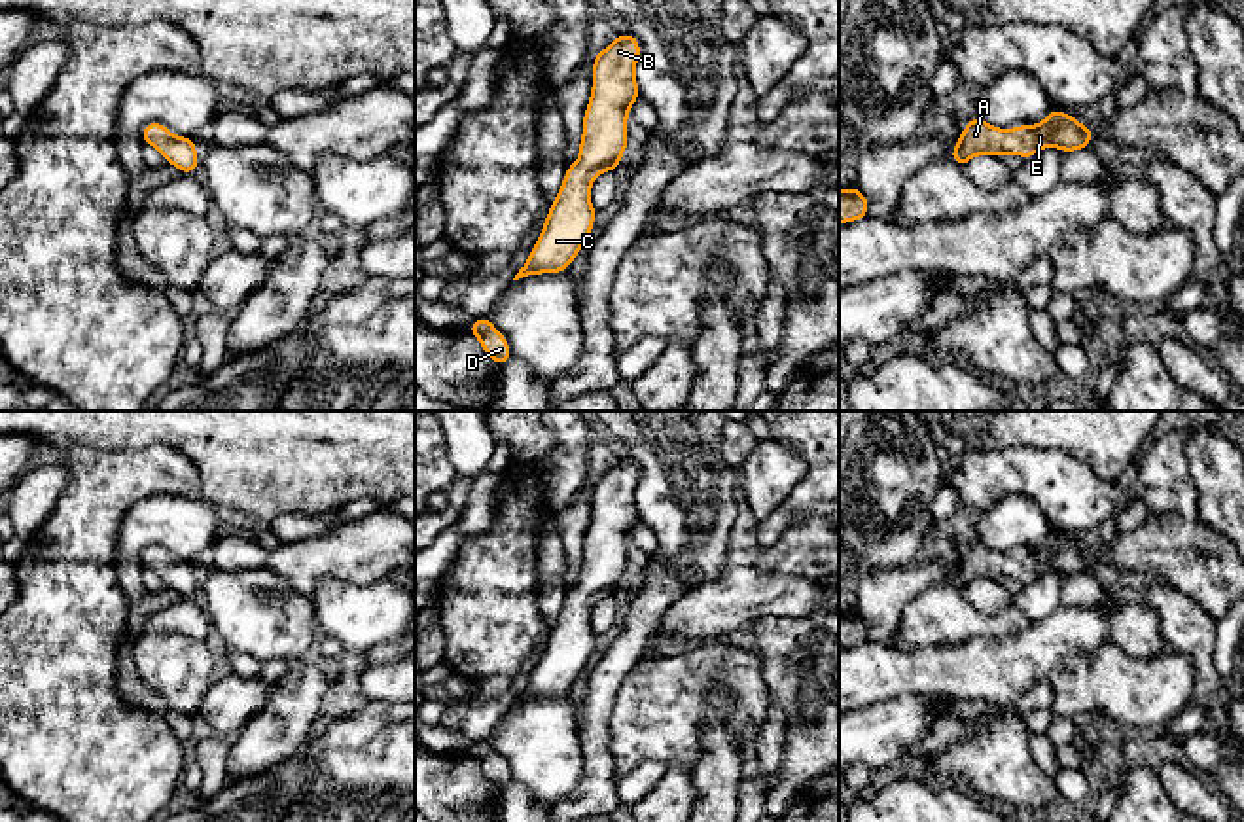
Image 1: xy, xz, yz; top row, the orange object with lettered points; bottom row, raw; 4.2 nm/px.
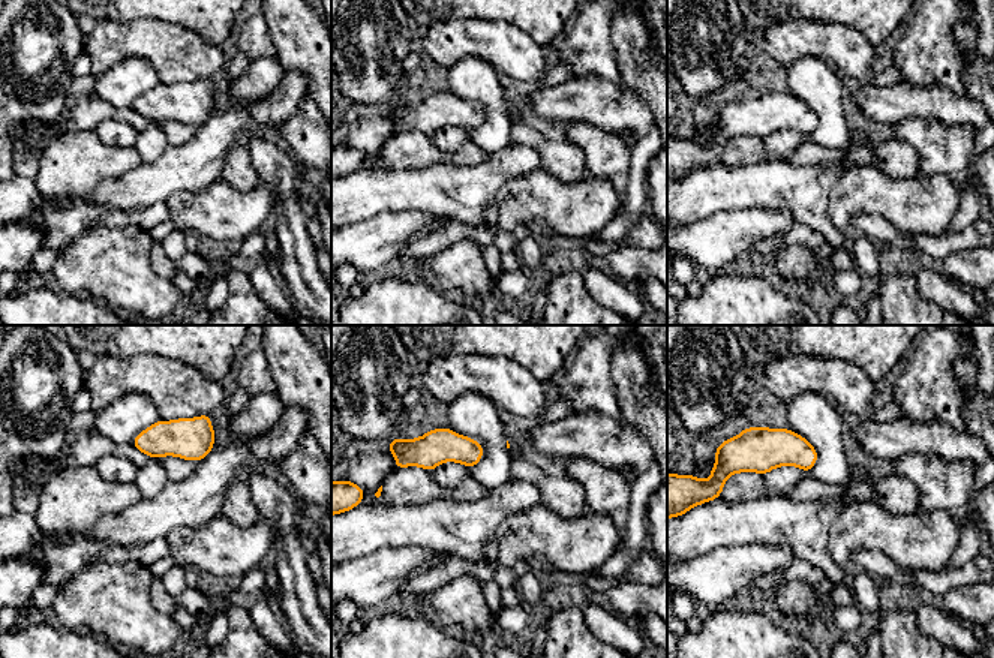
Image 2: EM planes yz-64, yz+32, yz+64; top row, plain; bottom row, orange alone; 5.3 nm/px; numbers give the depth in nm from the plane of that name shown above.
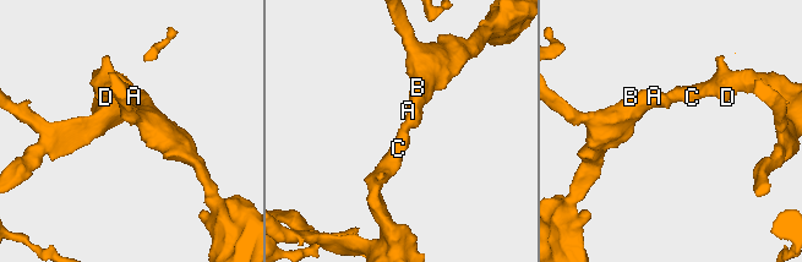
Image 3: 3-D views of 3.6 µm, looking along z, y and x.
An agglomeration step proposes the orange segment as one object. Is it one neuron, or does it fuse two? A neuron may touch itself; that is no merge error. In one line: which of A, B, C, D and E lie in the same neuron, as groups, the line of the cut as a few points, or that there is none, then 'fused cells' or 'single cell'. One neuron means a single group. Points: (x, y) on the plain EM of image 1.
A B C D E; no cut; single cell

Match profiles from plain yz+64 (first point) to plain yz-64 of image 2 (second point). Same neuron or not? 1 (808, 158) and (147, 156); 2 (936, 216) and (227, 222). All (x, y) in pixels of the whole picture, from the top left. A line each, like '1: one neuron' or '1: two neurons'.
1: two neurons
2: one neuron

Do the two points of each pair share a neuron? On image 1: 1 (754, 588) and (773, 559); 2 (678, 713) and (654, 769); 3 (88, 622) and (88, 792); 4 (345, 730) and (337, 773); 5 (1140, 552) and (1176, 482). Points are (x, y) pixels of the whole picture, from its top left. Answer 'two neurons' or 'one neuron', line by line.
1: two neurons
2: two neurons
3: one neuron
4: two neurons
5: two neurons

